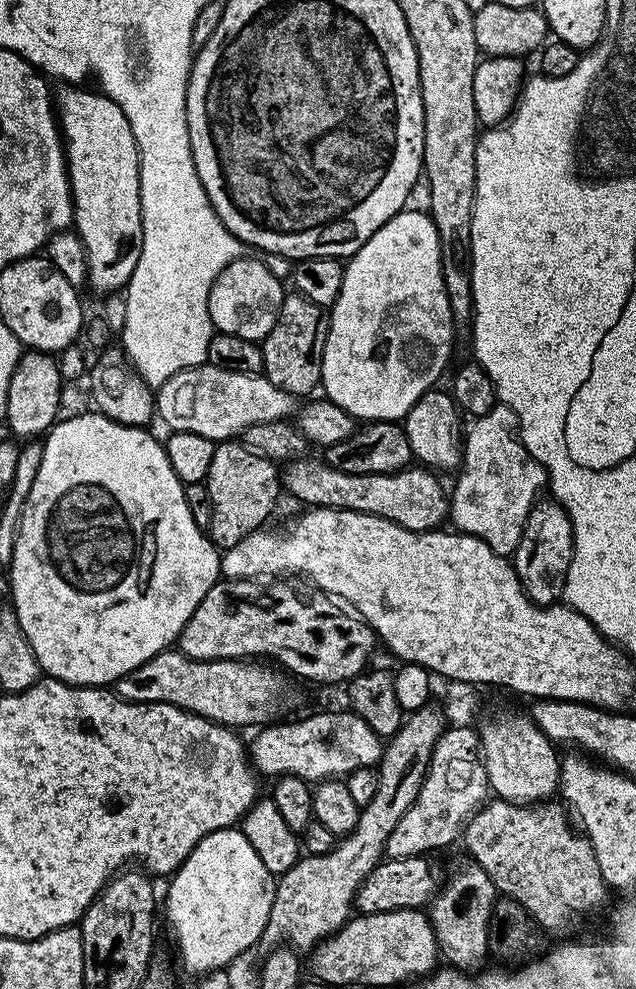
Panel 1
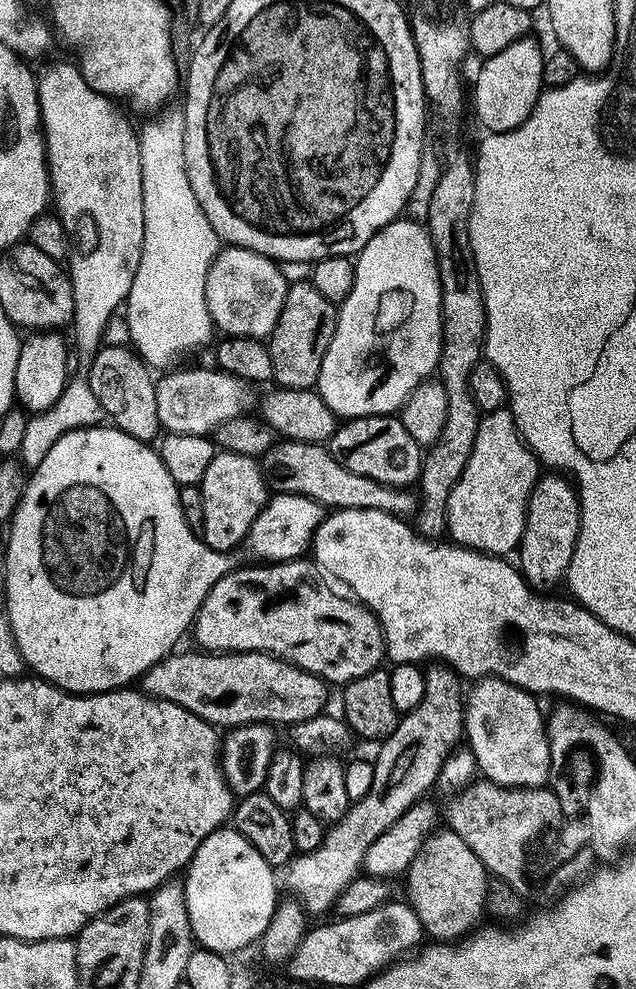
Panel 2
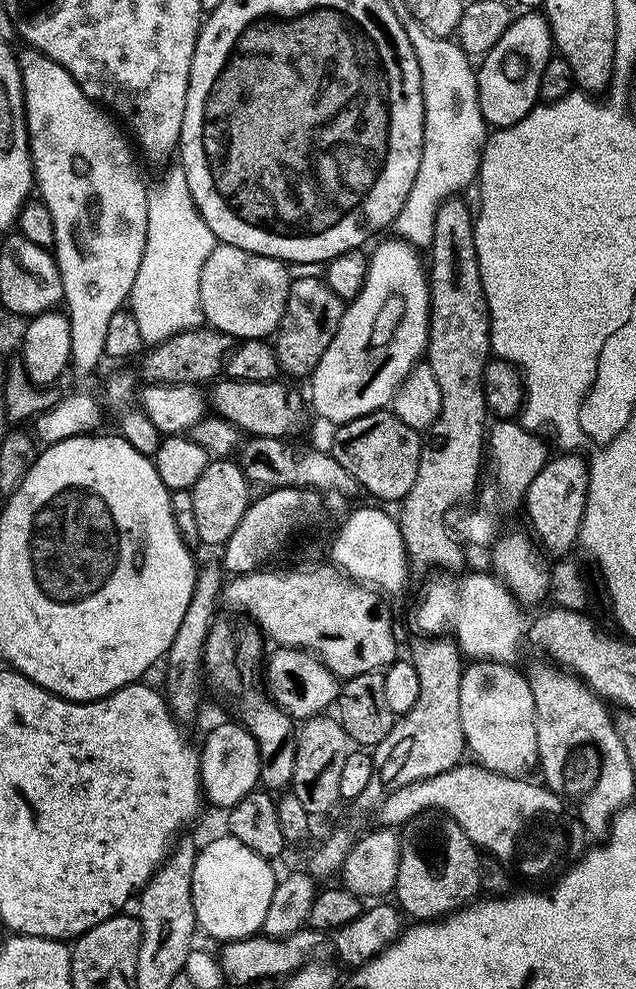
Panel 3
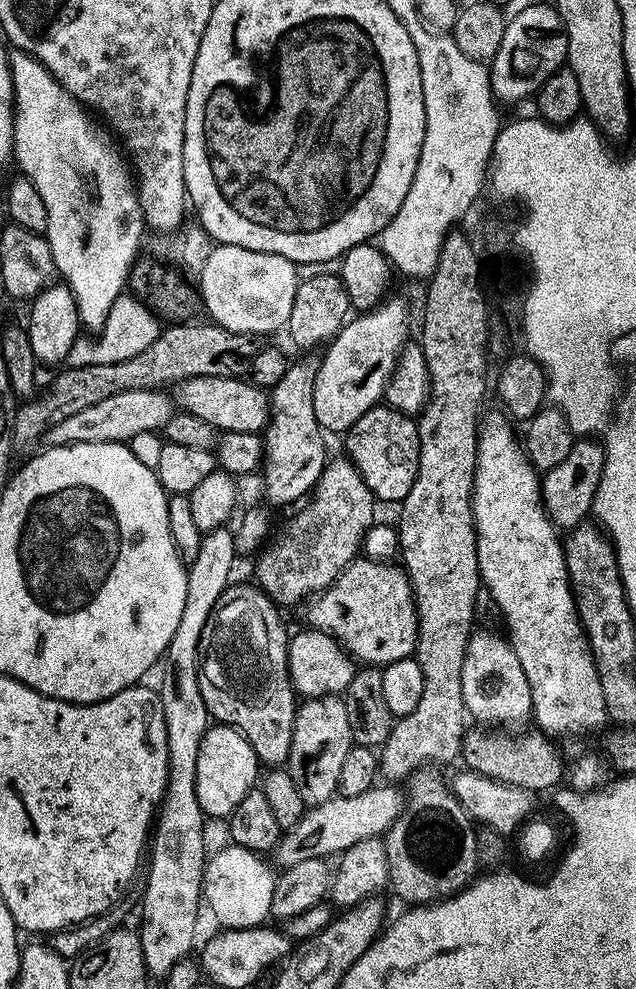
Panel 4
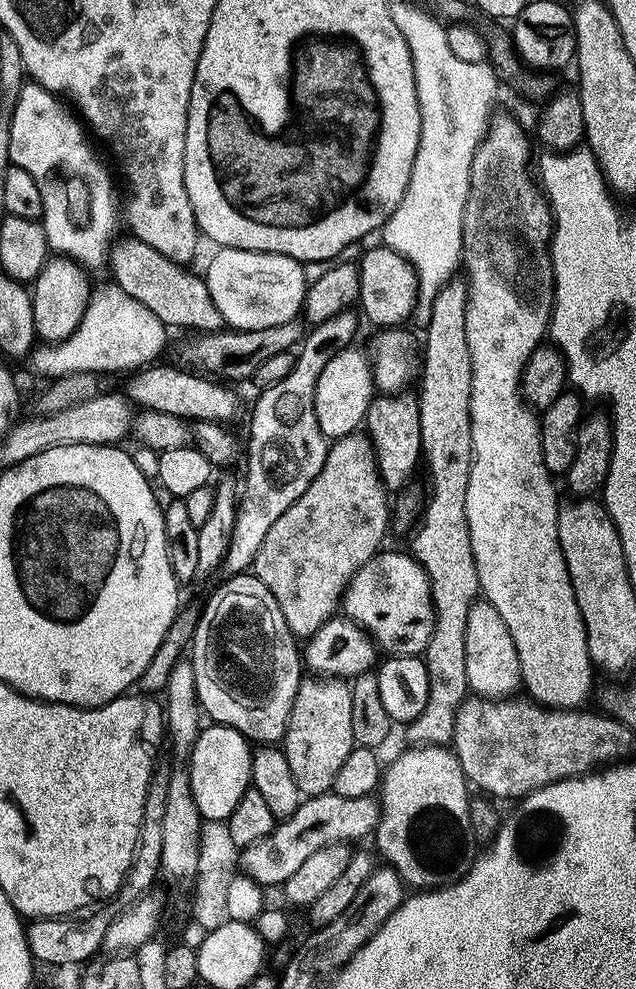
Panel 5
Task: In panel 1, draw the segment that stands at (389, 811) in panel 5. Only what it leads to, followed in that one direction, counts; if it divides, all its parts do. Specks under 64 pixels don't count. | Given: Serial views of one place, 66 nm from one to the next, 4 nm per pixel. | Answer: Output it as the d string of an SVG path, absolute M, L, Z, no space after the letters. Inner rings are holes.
M467 862L452 876L452 884L439 889L427 905L428 921L432 923L437 949L449 965L461 970L476 970L489 955L488 927L491 922L492 907L498 893L494 882L474 862Z

